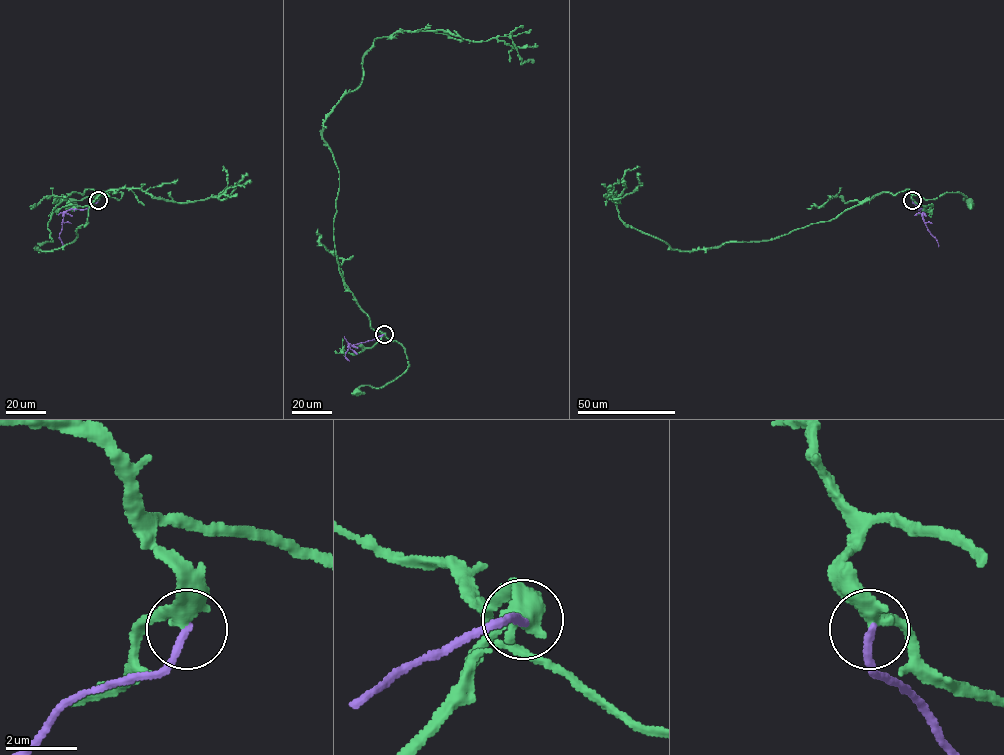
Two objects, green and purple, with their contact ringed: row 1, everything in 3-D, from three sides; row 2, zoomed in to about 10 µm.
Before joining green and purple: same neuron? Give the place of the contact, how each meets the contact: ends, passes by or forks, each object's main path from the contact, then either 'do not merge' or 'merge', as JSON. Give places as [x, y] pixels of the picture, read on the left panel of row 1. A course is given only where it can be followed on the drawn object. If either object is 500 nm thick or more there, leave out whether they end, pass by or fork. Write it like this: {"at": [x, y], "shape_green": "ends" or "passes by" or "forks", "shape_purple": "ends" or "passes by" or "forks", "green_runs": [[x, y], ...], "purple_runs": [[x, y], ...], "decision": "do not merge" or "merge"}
{"at": [98, 200], "shape_green": "passes by", "shape_purple": "ends", "green_runs": [[98, 200], [96, 194], [118, 199], [122, 194], [105, 192], [69, 202]], "purple_runs": [[98, 200], [87, 208], [71, 209], [64, 214], [59, 235], [63, 246]], "decision": "do not merge"}

